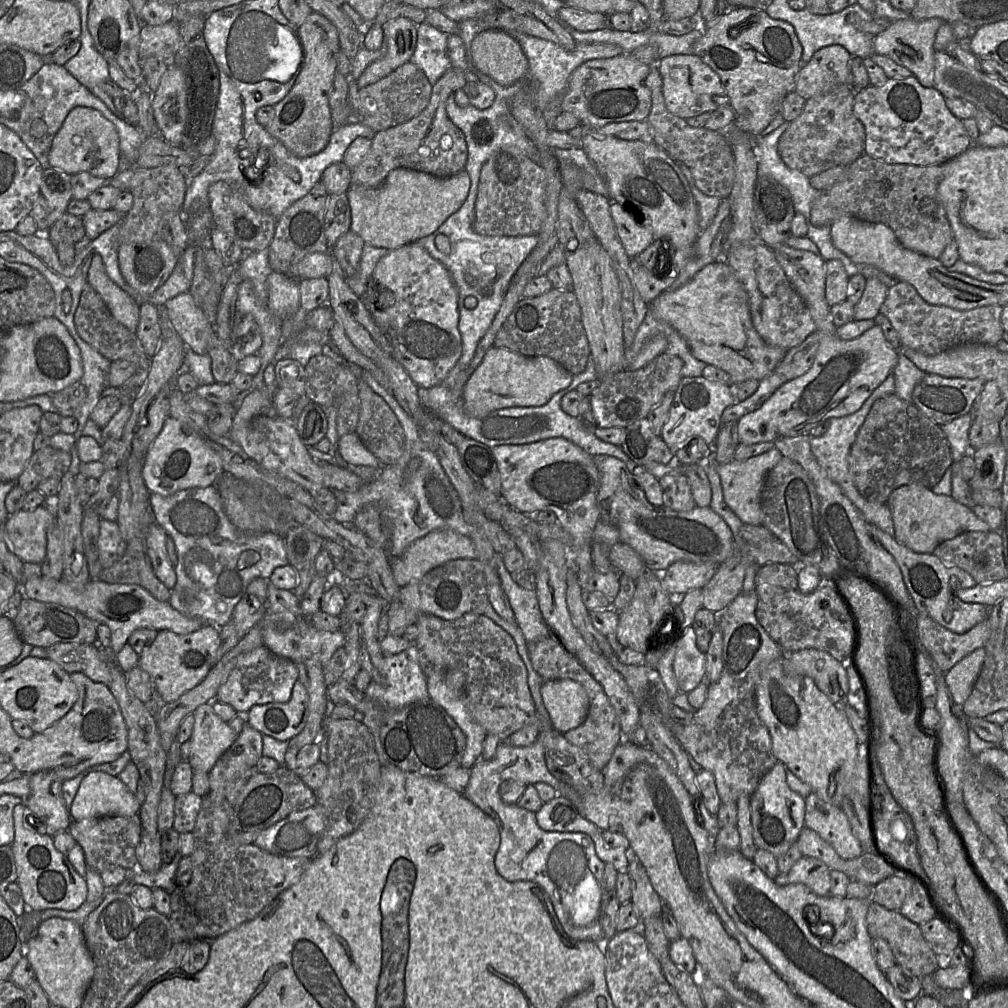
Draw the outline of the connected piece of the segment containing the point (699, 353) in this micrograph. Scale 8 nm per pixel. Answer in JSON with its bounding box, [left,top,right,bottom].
[648,260,787,384]

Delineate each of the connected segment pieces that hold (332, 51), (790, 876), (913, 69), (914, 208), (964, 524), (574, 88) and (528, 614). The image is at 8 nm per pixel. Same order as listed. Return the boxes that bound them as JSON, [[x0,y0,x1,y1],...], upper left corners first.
[[264,11,340,157],[773,856,831,896],[873,18,944,88],[810,154,952,259],[886,484,992,554],[561,53,651,129],[493,552,550,643]]

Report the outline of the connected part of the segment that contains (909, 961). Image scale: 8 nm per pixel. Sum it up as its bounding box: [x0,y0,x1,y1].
[866,902,940,977]

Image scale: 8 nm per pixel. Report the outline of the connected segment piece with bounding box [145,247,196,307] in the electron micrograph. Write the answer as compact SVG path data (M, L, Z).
M196 247L185 250L185 258L178 262L172 274L164 284L158 287L145 301L161 307L164 303L180 293L189 292L192 285Z

